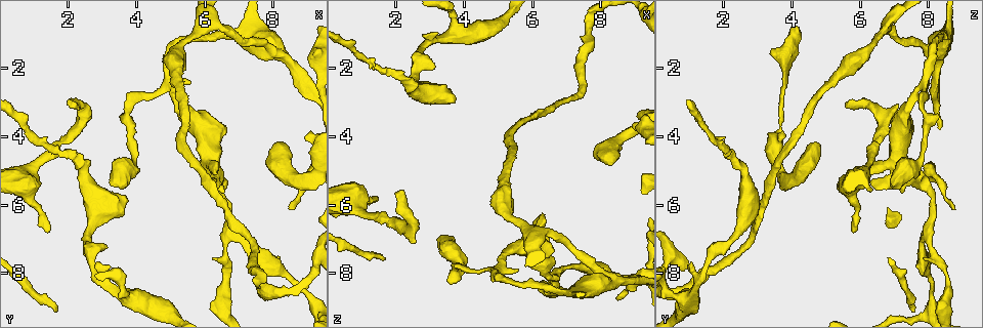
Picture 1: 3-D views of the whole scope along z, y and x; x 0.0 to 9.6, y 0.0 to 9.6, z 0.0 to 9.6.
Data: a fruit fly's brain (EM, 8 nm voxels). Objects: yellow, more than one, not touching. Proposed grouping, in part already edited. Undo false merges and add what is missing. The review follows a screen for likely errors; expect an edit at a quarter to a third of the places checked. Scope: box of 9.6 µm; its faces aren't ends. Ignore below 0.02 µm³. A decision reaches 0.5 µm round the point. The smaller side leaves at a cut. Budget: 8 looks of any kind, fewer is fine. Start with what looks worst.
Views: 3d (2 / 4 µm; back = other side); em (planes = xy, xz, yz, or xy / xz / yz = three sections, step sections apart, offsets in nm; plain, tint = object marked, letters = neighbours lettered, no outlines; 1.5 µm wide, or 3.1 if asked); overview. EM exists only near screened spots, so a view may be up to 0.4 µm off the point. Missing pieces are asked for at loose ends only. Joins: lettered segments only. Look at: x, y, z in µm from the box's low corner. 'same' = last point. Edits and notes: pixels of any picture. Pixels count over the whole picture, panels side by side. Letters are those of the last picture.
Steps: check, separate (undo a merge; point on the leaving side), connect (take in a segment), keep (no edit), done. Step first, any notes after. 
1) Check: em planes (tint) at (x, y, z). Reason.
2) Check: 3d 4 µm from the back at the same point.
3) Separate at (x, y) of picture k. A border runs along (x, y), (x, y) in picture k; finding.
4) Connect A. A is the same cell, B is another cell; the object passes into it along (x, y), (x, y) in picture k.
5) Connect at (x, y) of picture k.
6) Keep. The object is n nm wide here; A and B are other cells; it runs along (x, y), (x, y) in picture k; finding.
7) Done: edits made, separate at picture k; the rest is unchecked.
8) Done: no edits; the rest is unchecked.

Check: 3d 4 µm at (2.00, 2.90, 5.70). Branch stops here.

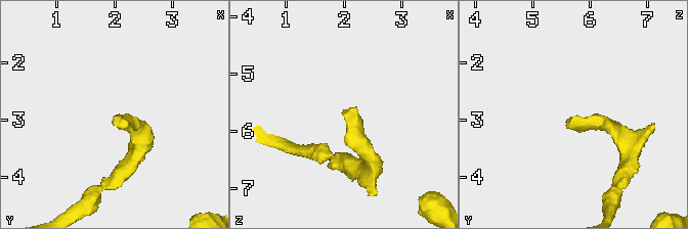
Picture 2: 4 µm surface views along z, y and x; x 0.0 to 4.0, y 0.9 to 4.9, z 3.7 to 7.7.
Check: em planes (plain) at (1.95, 2.90, 5.75). Need the tissue.

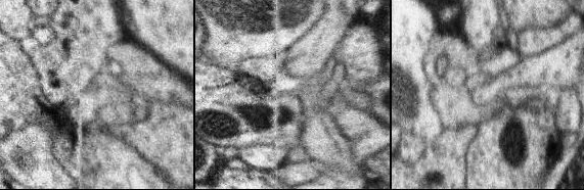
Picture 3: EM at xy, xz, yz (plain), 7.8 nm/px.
Check: em planes (letters) at the same point. See the neighbours.

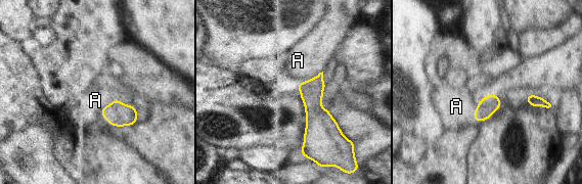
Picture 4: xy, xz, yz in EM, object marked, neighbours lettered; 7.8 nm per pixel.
Connect A. A is the same cell; the object passes into it along (311, 91), (309, 80), (298, 60) in picture 4; it goes on there.

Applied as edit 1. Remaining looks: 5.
Check: em yz step 8 (letters) at (1.70, 9.15, 7.65). An open end.

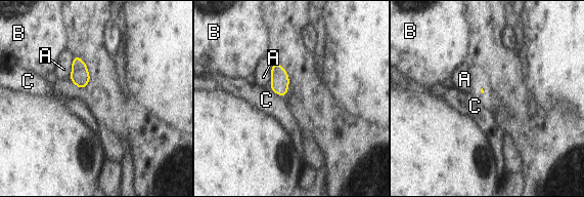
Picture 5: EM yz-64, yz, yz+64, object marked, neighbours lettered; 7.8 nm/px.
Keep. The longest contact is with A, 190 nm; A, B and C are other cells; a border runs along (269, 87), (283, 96) in picture 5; no lettered segment goes on from it.

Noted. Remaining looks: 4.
Check: em planes (letters) at (5.55, 2.45, 7.90). An open end.

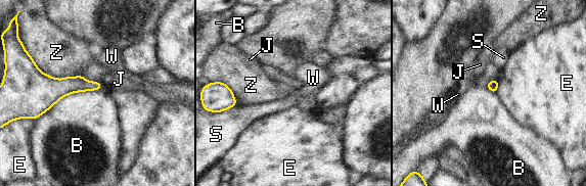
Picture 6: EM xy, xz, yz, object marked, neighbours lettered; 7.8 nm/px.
Keep. B, E, J, S, W and Z are other cells; a border runs along (103, 87), (62, 96), (35, 120) in picture 6; none of them fits.

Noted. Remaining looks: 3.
Done: edits made, connect at picture 4; the rest is unchecked.

